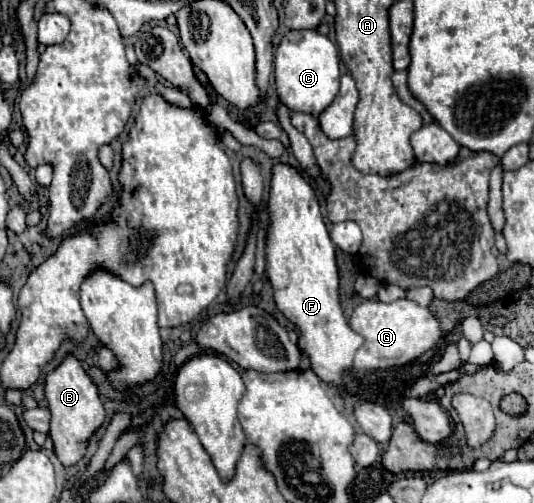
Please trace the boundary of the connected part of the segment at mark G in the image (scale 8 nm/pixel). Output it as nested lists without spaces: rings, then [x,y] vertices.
[[[368,299],[354,309],[348,323],[352,331],[364,337],[364,345],[356,351],[352,363],[354,371],[374,371],[374,369],[390,369],[396,365],[406,365],[412,359],[426,353],[434,343],[442,341],[444,337],[438,319],[426,307],[420,307],[408,299],[398,299],[392,303]]]

